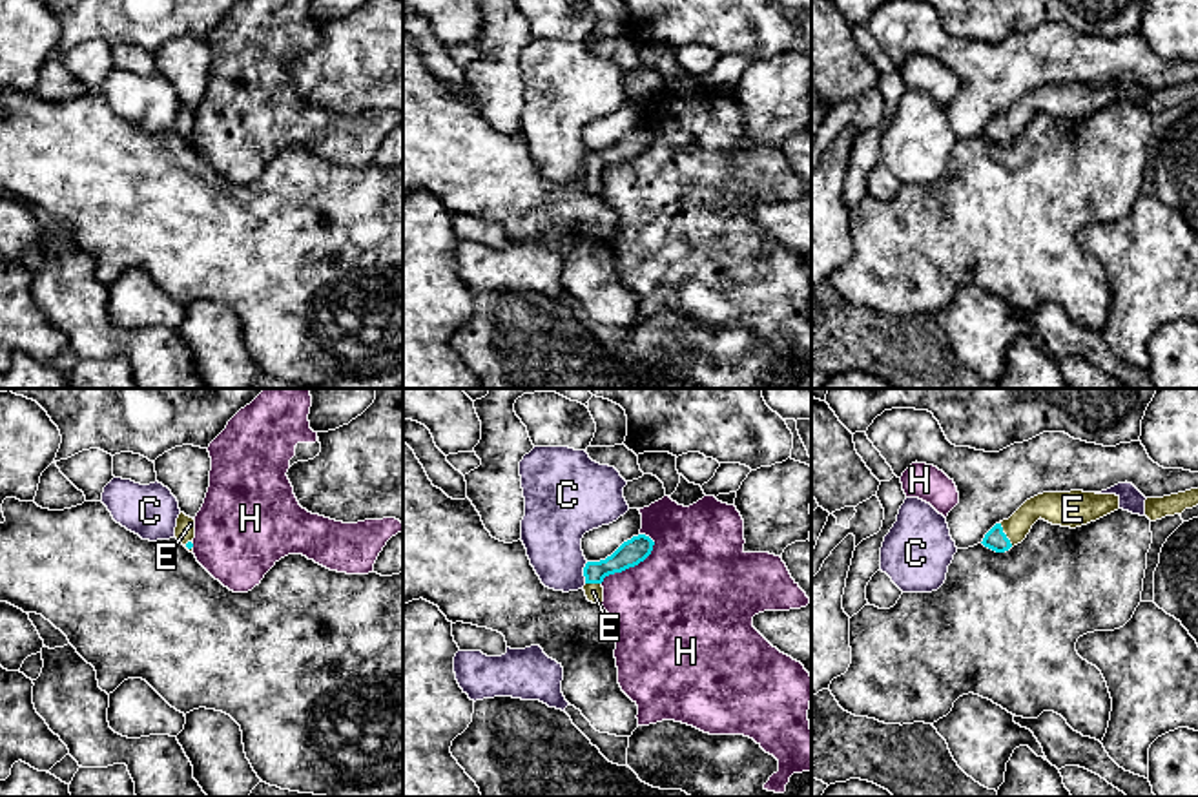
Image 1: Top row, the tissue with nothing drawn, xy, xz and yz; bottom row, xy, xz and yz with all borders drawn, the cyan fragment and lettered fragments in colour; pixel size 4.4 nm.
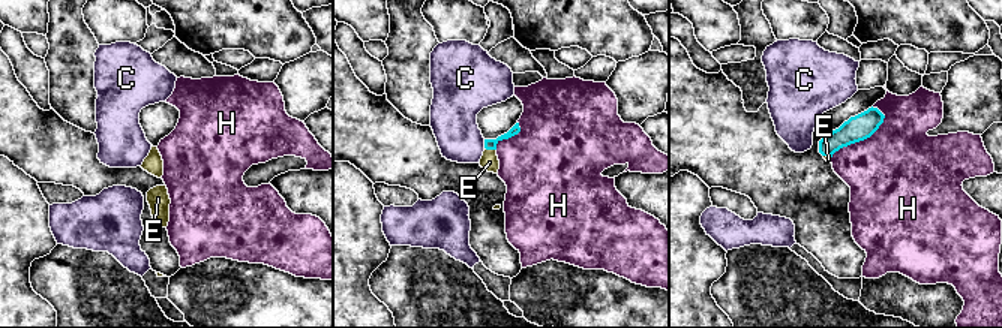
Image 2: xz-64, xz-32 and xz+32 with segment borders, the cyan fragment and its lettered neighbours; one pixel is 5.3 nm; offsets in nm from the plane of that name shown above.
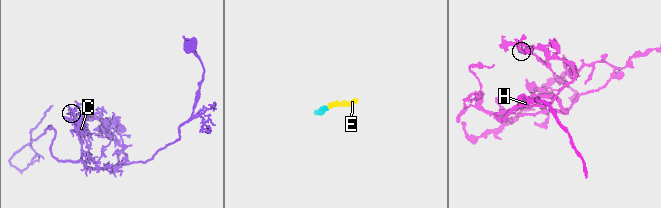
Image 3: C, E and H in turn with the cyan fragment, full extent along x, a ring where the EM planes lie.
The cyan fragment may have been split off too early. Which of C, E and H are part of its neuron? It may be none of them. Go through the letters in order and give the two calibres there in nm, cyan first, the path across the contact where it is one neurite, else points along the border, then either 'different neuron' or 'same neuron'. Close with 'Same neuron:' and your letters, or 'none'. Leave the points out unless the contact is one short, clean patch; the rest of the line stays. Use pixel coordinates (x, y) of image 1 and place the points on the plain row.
C: 120 nm thick on the cyan side, 280 nm on the other; border along xz (588, 154), (584, 174); different neuron
E: 90 nm thick on the cyan side, 140 nm on the other; runs through yz (996, 132), (1005, 128), (1032, 101), (1053, 99); same neuron
H: 120 nm thick on the cyan side, 480 nm on the other; different neuron
Same neuron: E

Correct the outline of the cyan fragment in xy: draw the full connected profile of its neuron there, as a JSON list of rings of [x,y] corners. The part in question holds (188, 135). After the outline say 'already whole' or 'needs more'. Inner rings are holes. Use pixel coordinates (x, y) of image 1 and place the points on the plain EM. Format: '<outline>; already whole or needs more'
[[[184,104],[177,109],[175,129],[193,144],[193,129],[195,129],[195,111],[186,108]]]; needs more

